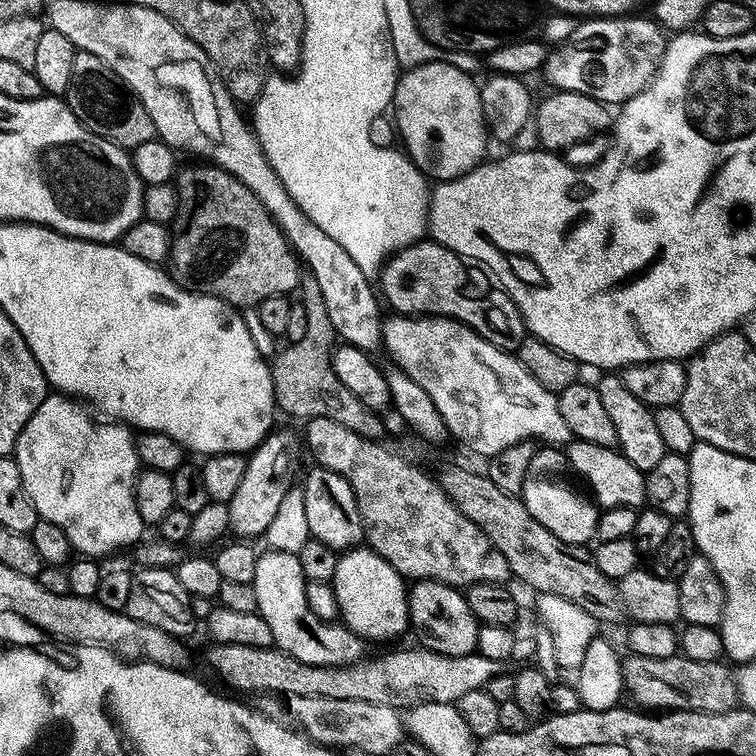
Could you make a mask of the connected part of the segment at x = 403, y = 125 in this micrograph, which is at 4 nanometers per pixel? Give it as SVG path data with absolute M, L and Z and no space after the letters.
M432 61L417 68L407 69L397 79L394 97L395 131L400 140L404 139L403 147L408 159L424 173L425 177L433 181L457 180L459 176L465 176L472 169L479 168L485 159L484 151L488 148L490 136L483 118L481 89L474 81L476 80L471 75L458 70L457 66L450 66L442 61Z

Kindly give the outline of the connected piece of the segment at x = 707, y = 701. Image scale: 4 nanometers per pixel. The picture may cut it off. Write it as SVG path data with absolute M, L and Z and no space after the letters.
M628 654L623 657L624 688L644 710L731 712L737 707L740 691L736 689L733 669L727 666L720 660L694 662L694 658L686 658L683 654L670 658L642 658Z

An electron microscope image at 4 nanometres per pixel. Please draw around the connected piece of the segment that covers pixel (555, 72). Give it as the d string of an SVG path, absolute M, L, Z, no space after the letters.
M621 14L603 18L588 18L577 23L574 34L566 38L566 42L555 45L549 51L542 67L542 75L553 85L553 89L561 92L577 92L586 94L599 104L619 106L626 103L634 94L642 91L658 70L660 59L664 56L666 32L655 19L640 16L641 14Z

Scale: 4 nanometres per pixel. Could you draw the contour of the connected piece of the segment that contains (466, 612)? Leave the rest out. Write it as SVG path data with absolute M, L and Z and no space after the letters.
M417 580L408 588L408 618L411 631L423 647L447 656L469 656L476 651L481 625L470 610L468 597L459 587L437 580Z

